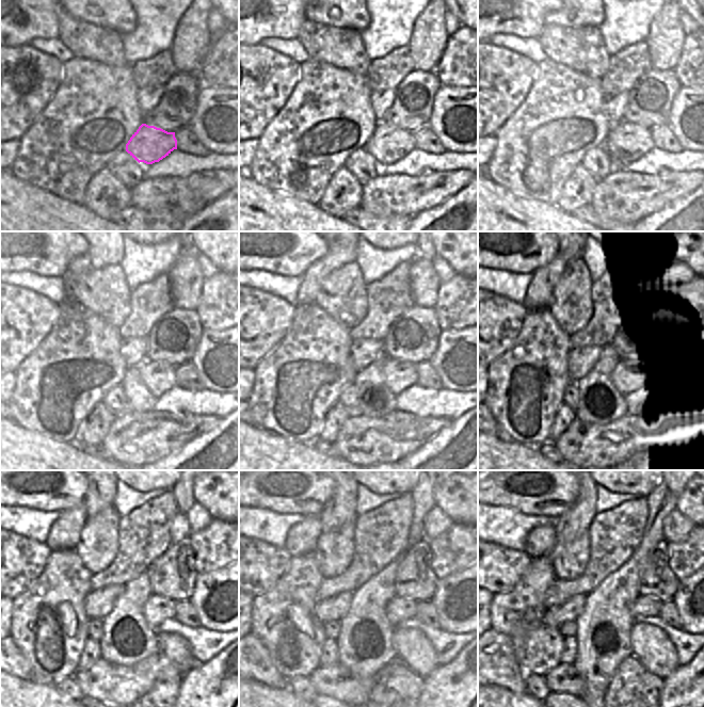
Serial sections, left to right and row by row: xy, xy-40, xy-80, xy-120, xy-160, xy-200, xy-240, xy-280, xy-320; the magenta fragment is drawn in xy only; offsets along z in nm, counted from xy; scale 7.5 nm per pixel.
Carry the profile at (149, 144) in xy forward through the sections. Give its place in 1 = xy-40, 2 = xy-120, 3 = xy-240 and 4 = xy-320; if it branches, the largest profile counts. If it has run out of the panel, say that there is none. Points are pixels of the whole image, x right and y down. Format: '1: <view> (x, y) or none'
1: xy-40 (388, 144)
2: xy-120 (159, 376)
3: xy-240 (158, 608)
4: xy-320 (642, 606)

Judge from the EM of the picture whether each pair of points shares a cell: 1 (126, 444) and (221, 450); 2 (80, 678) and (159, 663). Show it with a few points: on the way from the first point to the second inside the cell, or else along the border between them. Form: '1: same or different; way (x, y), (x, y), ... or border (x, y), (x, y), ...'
1: different; border (203, 433), (186, 443), (179, 449), (160, 459)
2: same; way (99, 681), (133, 681), (140, 677)

